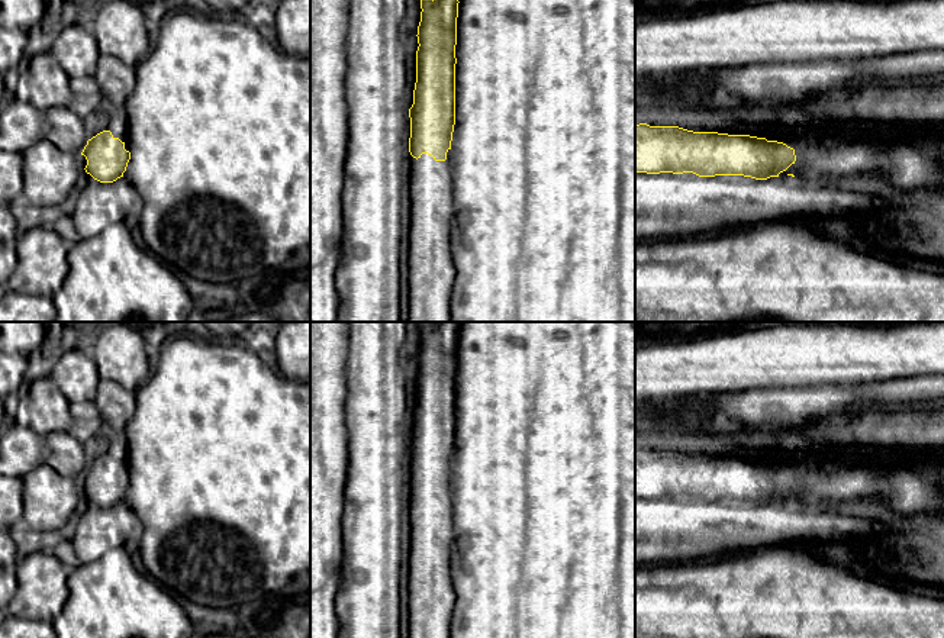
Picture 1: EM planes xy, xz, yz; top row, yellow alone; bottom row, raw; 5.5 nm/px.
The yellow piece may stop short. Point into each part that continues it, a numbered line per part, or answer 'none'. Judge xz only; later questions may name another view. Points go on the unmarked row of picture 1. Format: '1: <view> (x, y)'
1: xz (431, 592)

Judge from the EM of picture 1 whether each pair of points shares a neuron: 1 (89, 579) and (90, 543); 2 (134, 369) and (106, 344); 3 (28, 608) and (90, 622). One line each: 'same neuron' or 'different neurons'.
1: different neurons
2: same neuron
3: different neurons

